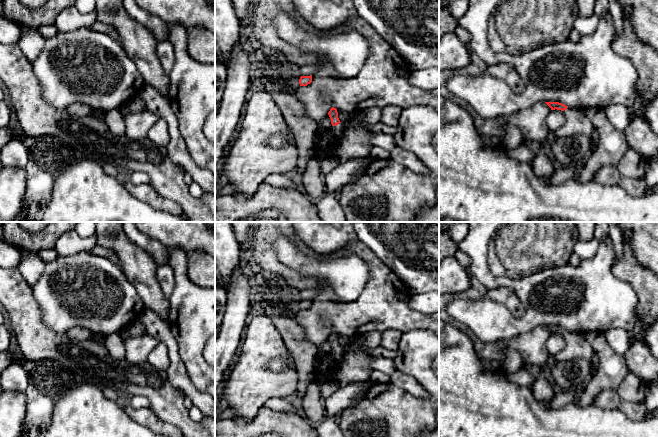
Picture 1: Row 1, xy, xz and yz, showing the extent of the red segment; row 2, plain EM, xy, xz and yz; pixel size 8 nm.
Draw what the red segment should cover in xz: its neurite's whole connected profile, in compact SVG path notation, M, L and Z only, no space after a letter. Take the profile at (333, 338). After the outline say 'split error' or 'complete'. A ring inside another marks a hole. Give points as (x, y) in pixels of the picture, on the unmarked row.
M332 331L328 336L328 339L331 343L331 352L336 357L336 366L338 367L343 361L345 351L338 342L338 336L336 332Z; split error

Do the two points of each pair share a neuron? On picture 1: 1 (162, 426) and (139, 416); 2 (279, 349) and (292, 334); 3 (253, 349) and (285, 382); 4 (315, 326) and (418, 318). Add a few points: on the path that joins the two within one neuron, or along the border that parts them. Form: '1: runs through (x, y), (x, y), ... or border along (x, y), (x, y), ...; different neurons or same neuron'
1: runs through (156, 425), (145, 416); same neuron
2: border along (272, 322), (294, 364); different neurons
3: runs through (254, 360), (274, 382); same neuron
4: runs through (341, 316), (349, 316), (355, 313), (392, 313); same neuron

